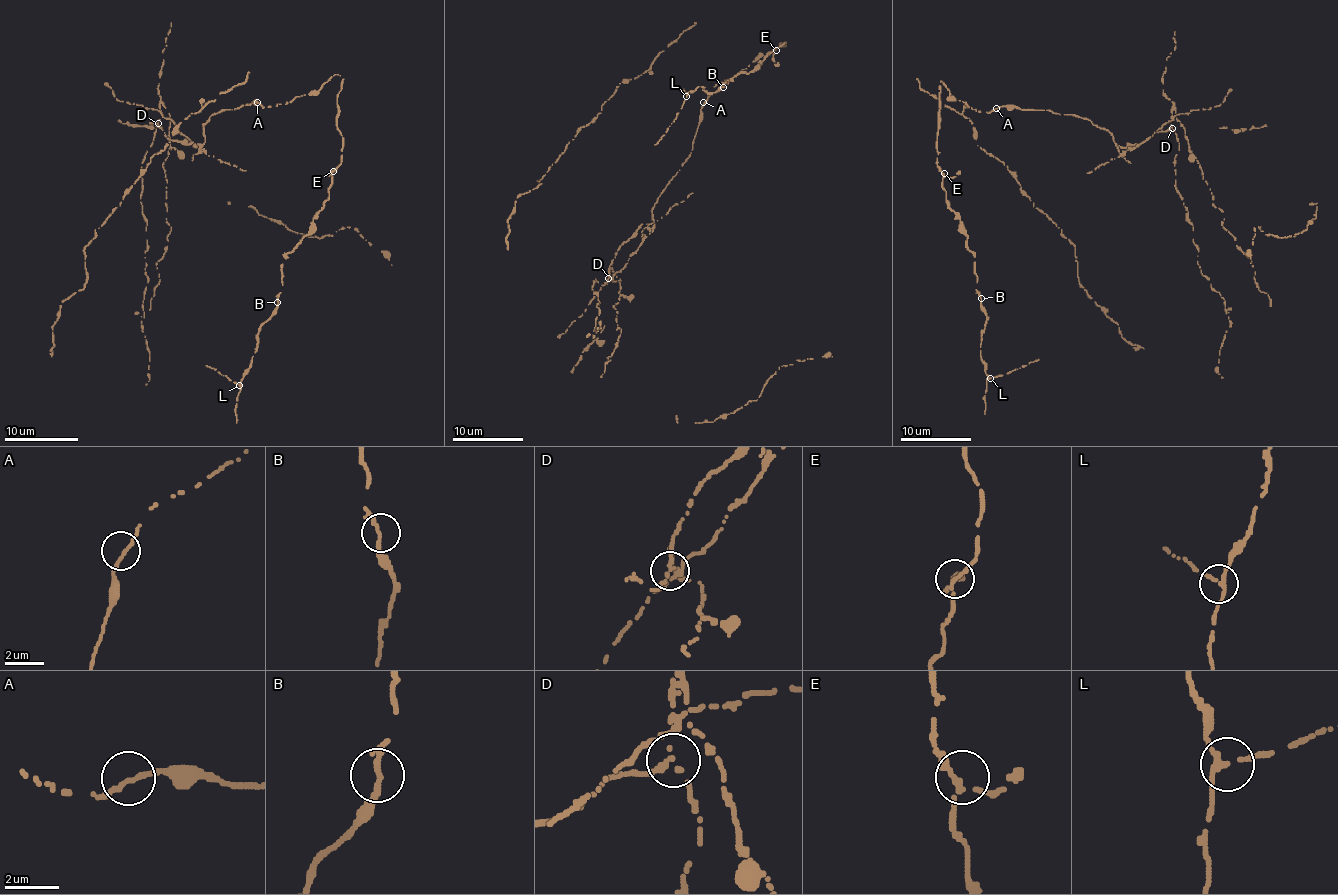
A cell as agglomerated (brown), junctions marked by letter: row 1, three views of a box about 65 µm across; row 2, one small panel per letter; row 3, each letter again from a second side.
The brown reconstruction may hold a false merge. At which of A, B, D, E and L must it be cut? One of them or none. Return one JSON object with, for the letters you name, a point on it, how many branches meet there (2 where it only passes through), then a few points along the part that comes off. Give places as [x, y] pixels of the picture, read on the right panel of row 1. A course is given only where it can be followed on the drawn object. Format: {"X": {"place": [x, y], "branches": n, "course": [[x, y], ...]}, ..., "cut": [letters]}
{"D": {"place": [1172, 128], "branches": 3}, "cut": ["D"]}

